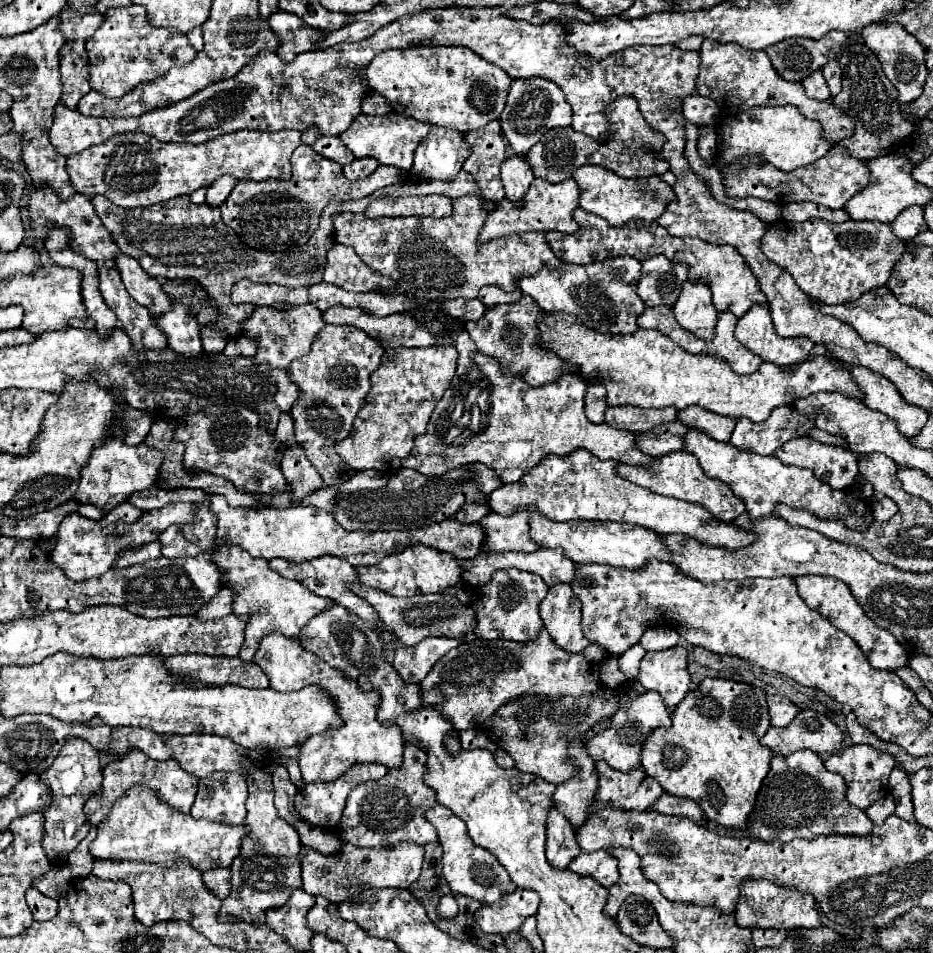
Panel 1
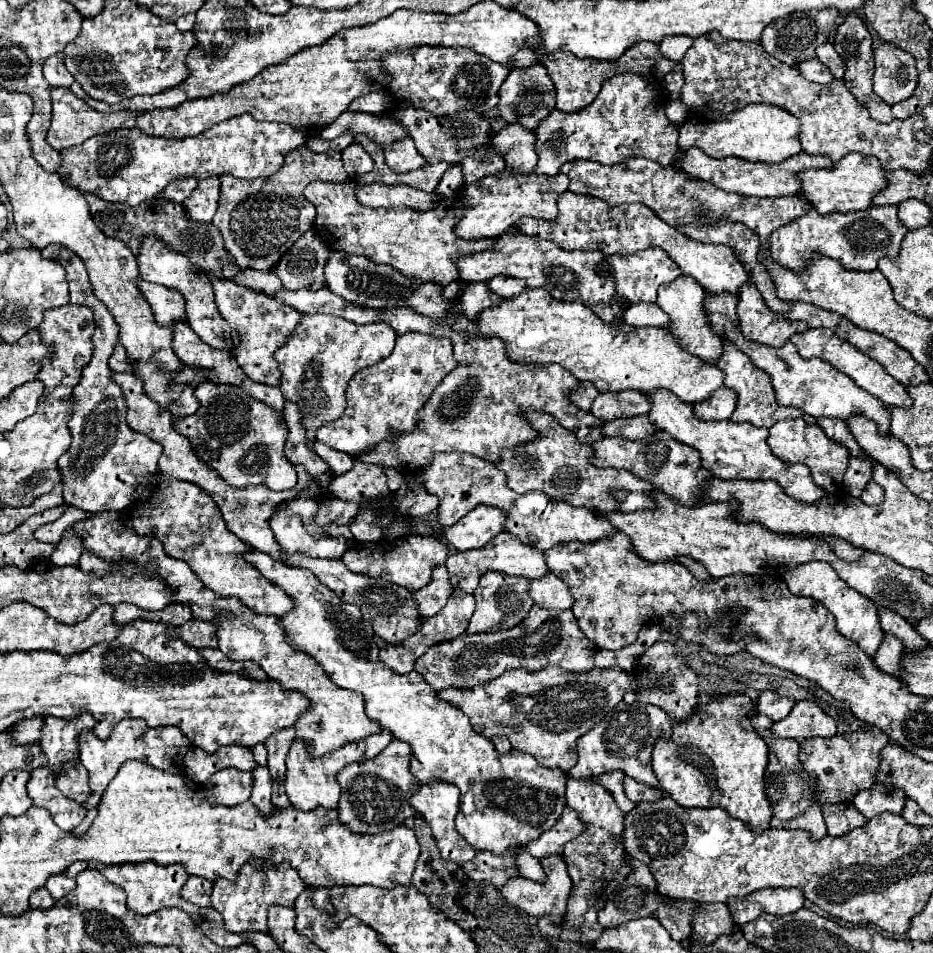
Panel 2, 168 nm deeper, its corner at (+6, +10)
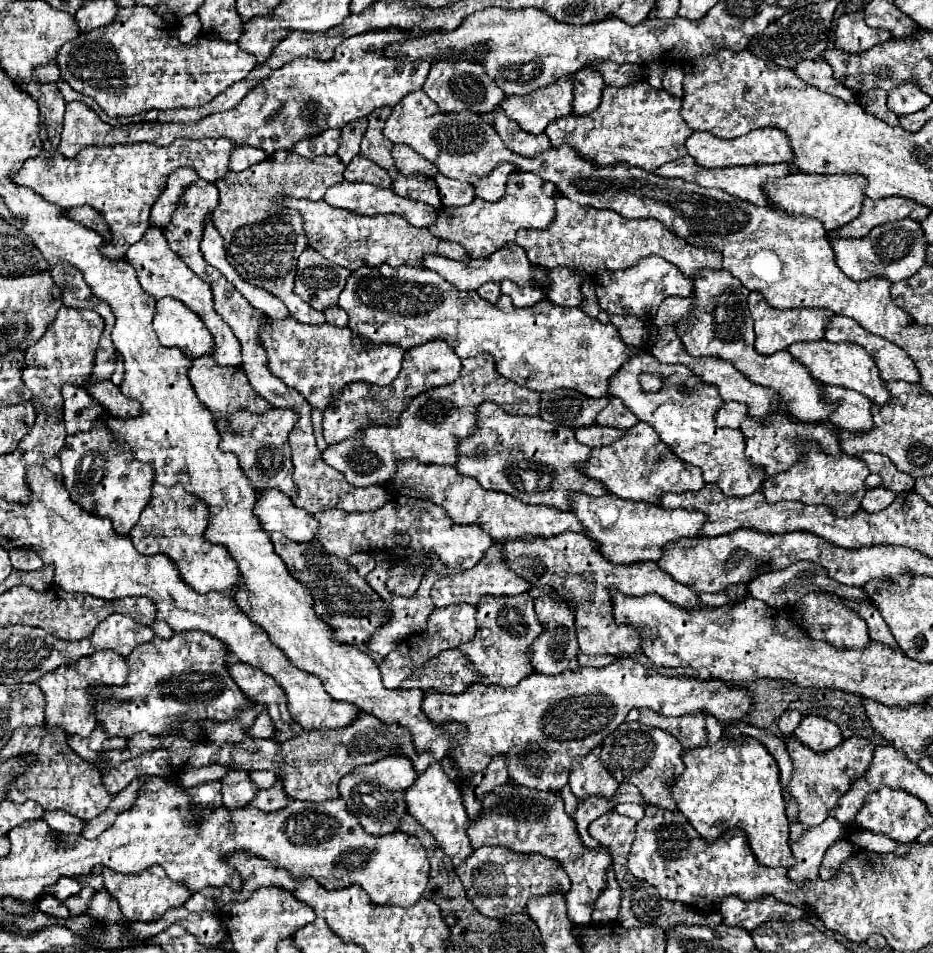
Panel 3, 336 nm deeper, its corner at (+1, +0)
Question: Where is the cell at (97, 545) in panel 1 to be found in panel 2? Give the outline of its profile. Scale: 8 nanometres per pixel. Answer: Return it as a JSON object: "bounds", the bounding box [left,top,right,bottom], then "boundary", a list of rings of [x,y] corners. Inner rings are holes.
{"bounds":[49,526,83,566],"boundary":[[[69,526],[63,532],[61,542],[55,546],[49,560],[55,566],[77,566],[81,554],[83,554],[83,538],[77,538],[77,532],[73,530],[73,526]]]}

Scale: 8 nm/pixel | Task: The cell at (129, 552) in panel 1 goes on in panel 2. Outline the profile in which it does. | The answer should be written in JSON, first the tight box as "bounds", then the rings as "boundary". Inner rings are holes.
{"bounds":[73,512,381,758],"boundary":[[[99,512],[91,518],[73,524],[77,534],[83,538],[83,554],[79,560],[81,570],[93,572],[97,576],[103,576],[111,570],[111,564],[135,560],[141,566],[149,568],[151,574],[159,574],[171,588],[175,588],[173,602],[187,602],[193,610],[193,618],[197,620],[213,620],[219,616],[217,636],[219,636],[219,648],[227,658],[233,660],[253,660],[257,662],[265,674],[273,680],[277,680],[285,690],[299,690],[311,700],[311,708],[303,712],[295,724],[297,738],[305,742],[309,758],[321,758],[325,754],[331,754],[333,750],[339,750],[347,742],[361,742],[381,730],[379,722],[373,722],[367,718],[363,710],[363,698],[359,692],[349,692],[345,688],[339,688],[331,682],[331,678],[321,672],[321,666],[317,666],[315,658],[309,658],[309,654],[301,654],[285,642],[285,630],[281,630],[281,622],[275,616],[259,616],[251,610],[245,610],[245,606],[237,598],[223,598],[217,596],[213,590],[203,586],[201,578],[193,574],[187,562],[175,560],[163,552],[161,542],[153,536],[137,536],[133,530],[129,516],[121,512]]]}

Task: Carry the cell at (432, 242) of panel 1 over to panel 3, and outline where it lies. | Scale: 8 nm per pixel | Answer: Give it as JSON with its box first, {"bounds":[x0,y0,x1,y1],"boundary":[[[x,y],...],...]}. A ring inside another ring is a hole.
{"bounds":[278,198,470,270],"boundary":[[[278,198],[278,204],[284,208],[300,212],[304,220],[304,232],[308,238],[308,248],[320,252],[326,260],[344,266],[348,270],[358,270],[362,266],[380,266],[390,264],[394,268],[408,264],[408,266],[422,266],[422,256],[426,252],[438,252],[454,260],[470,262],[470,256],[462,246],[446,244],[442,240],[436,240],[426,228],[414,228],[406,224],[402,216],[396,214],[376,214],[376,216],[362,216],[354,214],[350,210],[334,208],[326,204],[324,200],[312,202],[312,200],[296,200],[296,198]]]}

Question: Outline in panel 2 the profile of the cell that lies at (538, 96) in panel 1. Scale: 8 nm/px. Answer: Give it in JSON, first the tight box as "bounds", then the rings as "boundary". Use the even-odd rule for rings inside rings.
{"bounds":[499,64,555,130],"boundary":[[[541,64],[527,68],[513,68],[499,88],[499,116],[505,124],[519,122],[527,130],[535,130],[541,120],[545,120],[555,110],[555,86],[549,78],[549,72]]]}

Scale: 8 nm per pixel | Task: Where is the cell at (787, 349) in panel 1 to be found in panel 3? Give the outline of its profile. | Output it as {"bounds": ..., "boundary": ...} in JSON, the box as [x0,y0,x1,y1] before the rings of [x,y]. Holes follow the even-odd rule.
{"bounds":[748,292,834,354],"boundary":[[[750,292],[748,296],[748,306],[754,318],[754,330],[756,330],[756,352],[760,354],[774,354],[778,350],[786,350],[792,342],[802,342],[802,340],[820,340],[824,338],[826,324],[830,322],[830,316],[834,312],[823,308],[802,308],[779,310],[772,308],[762,294]]]}

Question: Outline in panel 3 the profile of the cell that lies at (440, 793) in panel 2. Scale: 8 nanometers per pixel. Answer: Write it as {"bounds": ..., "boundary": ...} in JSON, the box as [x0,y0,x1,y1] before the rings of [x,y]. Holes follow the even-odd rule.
{"bounds":[406,762,472,864],"boundary":[[[432,762],[418,778],[416,782],[406,790],[406,808],[408,812],[438,840],[440,848],[444,850],[446,856],[452,858],[454,864],[460,864],[462,860],[466,860],[472,854],[472,846],[470,846],[470,838],[466,836],[466,828],[470,824],[468,814],[464,810],[462,804],[462,796],[460,790],[456,788],[456,784],[446,776],[446,772],[442,770],[442,766],[438,762]]]}

